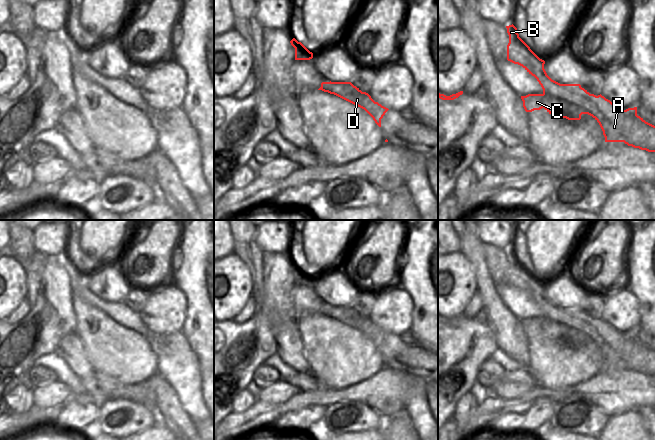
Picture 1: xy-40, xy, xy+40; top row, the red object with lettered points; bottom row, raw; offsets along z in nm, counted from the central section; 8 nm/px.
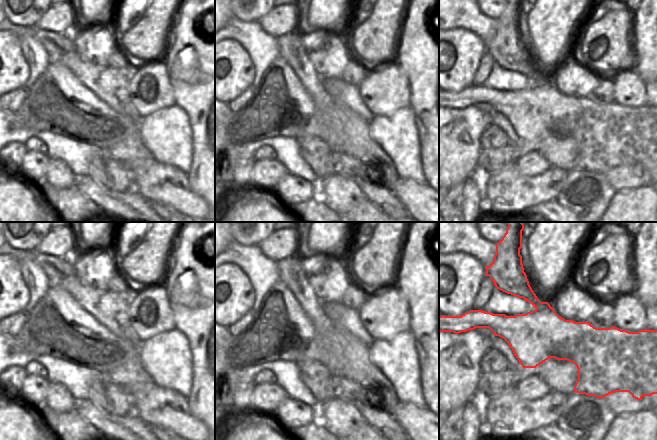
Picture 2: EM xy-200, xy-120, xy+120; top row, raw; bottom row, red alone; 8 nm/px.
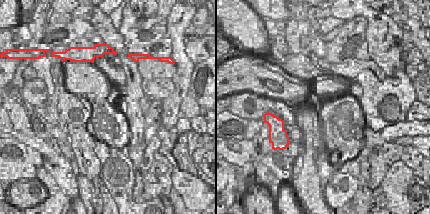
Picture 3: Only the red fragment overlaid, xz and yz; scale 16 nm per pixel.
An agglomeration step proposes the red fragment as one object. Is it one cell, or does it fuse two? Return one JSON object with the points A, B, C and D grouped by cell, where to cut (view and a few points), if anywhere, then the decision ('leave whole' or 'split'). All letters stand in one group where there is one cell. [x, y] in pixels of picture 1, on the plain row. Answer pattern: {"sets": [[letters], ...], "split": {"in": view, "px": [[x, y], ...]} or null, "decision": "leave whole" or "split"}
{"sets": [["A", "C"], ["B", "D"]], "split": {"in": "xy+40", "px": [[543, 317], [588, 333], [605, 324]]}, "decision": "split"}

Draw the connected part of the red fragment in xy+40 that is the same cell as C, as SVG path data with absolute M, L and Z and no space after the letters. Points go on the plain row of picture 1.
M548 318L521 320L526 336L544 332L552 340L580 344L582 338L592 340L600 349L605 366L624 366L628 370L655 376L655 350L637 339L637 331L626 334L605 323L590 334Z

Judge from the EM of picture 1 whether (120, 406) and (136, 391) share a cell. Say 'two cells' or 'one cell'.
two cells

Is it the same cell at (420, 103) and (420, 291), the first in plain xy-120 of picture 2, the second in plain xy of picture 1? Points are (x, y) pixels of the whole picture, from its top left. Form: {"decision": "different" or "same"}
{"decision": "same"}

